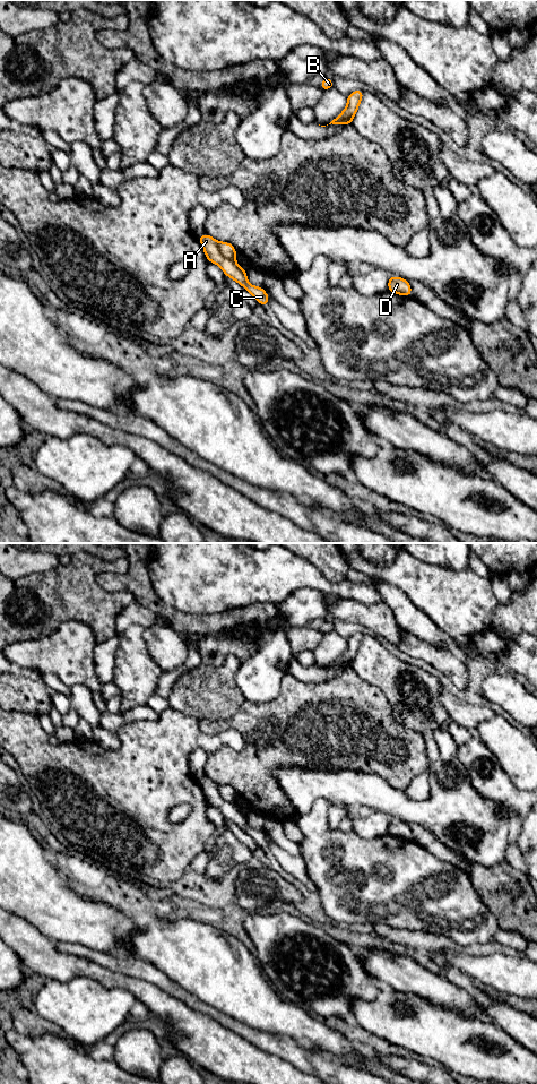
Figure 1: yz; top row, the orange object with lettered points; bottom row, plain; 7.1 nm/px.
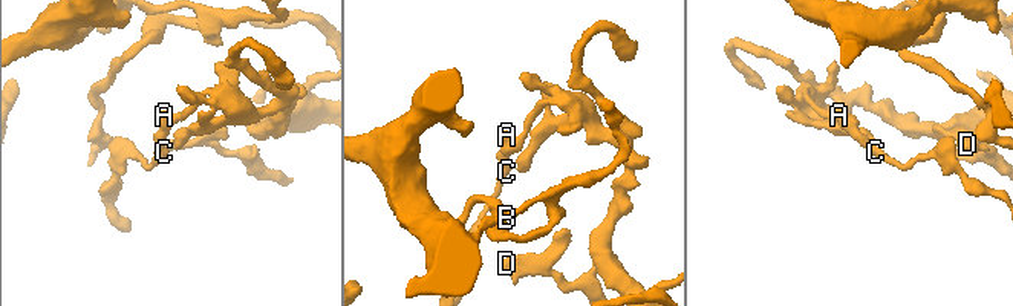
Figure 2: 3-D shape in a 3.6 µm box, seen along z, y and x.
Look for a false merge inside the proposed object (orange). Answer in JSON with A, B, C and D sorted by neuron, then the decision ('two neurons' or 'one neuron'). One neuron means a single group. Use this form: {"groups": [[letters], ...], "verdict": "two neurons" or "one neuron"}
{"groups": [["A", "C", "D"], ["B"]], "verdict": "two neurons"}

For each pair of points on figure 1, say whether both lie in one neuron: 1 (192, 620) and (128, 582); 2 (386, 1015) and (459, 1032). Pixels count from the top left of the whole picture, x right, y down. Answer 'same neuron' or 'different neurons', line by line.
1: same neuron
2: same neuron

